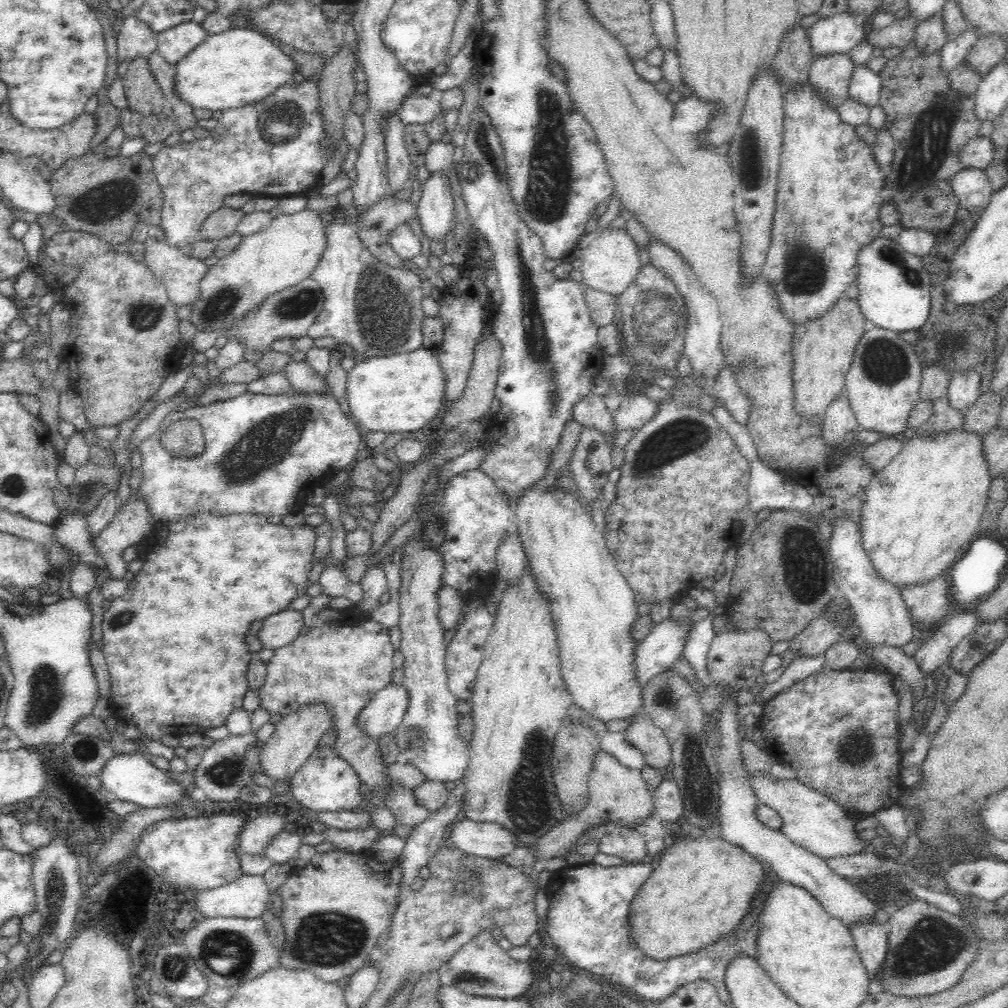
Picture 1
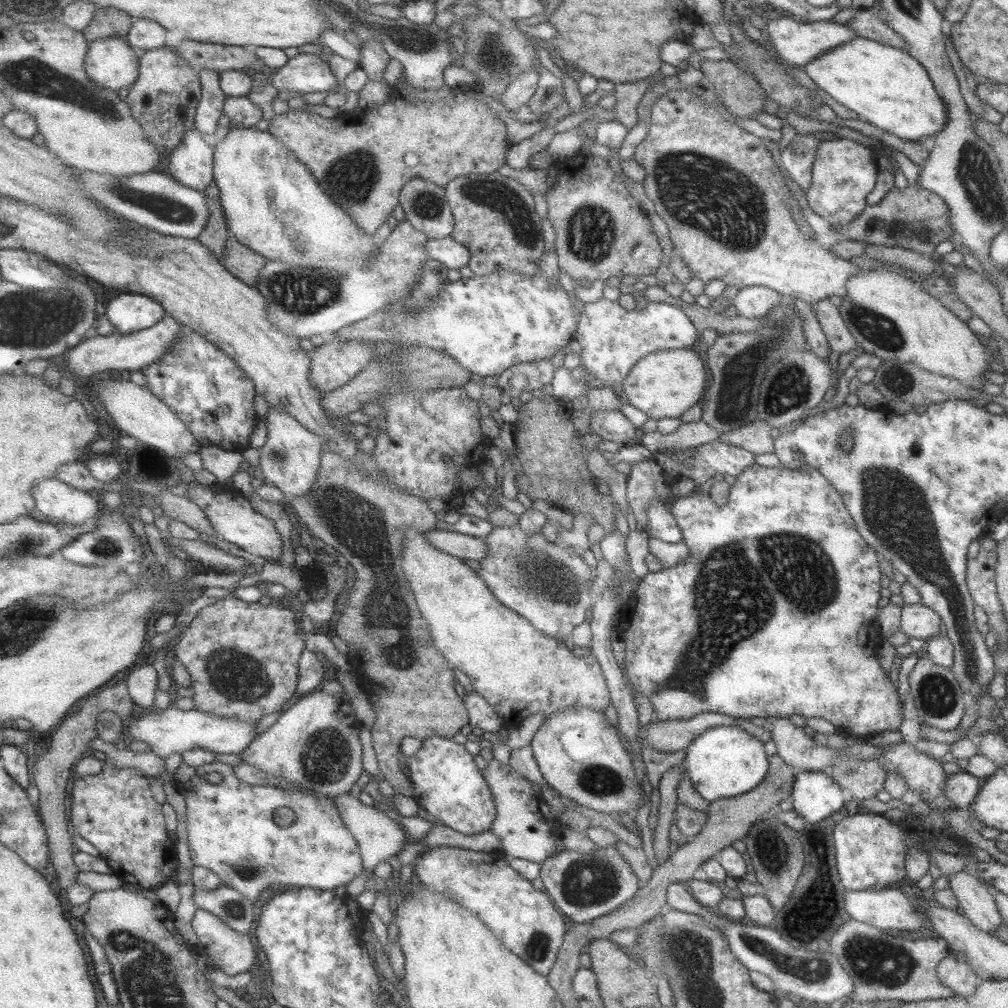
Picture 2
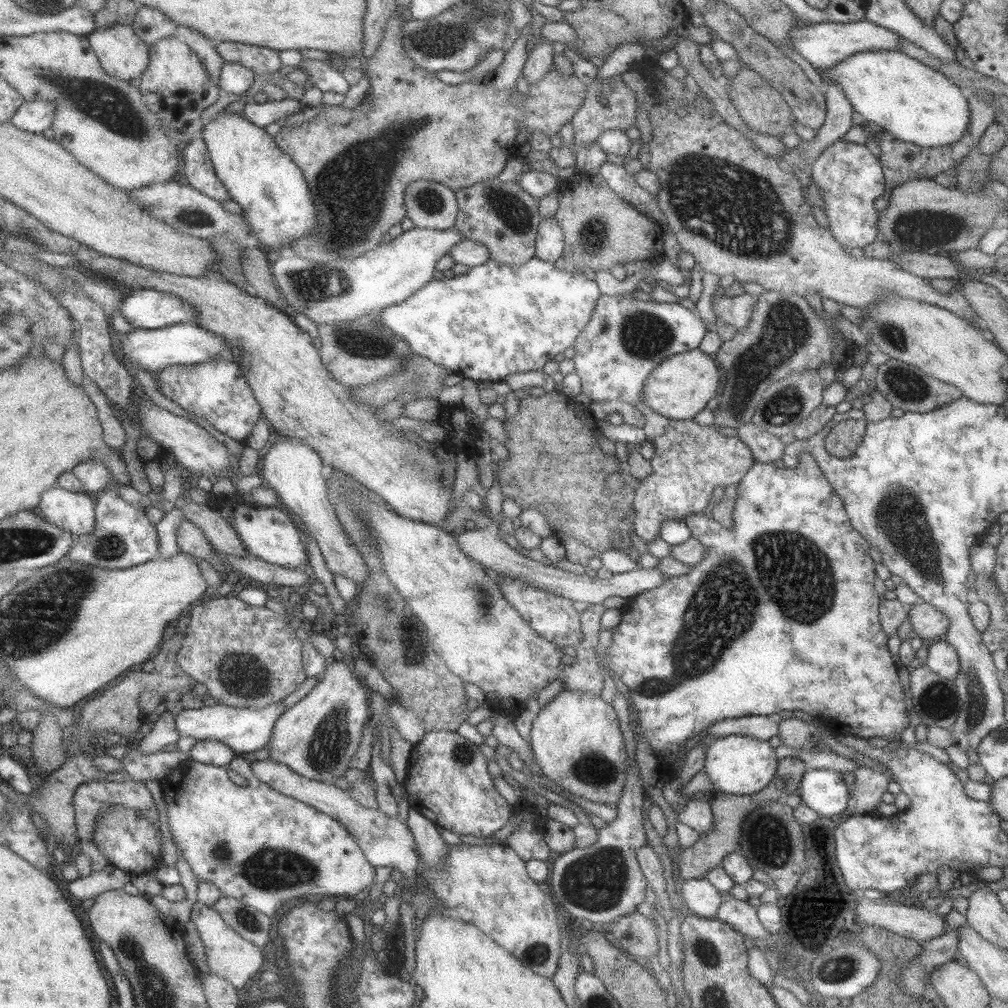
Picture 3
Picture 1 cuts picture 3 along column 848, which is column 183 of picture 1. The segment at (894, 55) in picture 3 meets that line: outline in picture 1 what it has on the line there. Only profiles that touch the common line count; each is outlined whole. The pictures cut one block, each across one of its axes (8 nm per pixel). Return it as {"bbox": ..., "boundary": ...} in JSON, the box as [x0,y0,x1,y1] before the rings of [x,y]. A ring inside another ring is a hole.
{"bbox":[174,27,294,110],"boundary":[[[232,27],[206,38],[192,48],[174,67],[174,89],[192,109],[228,110],[258,102],[286,84],[293,82],[294,62],[270,39],[254,28]]]}

